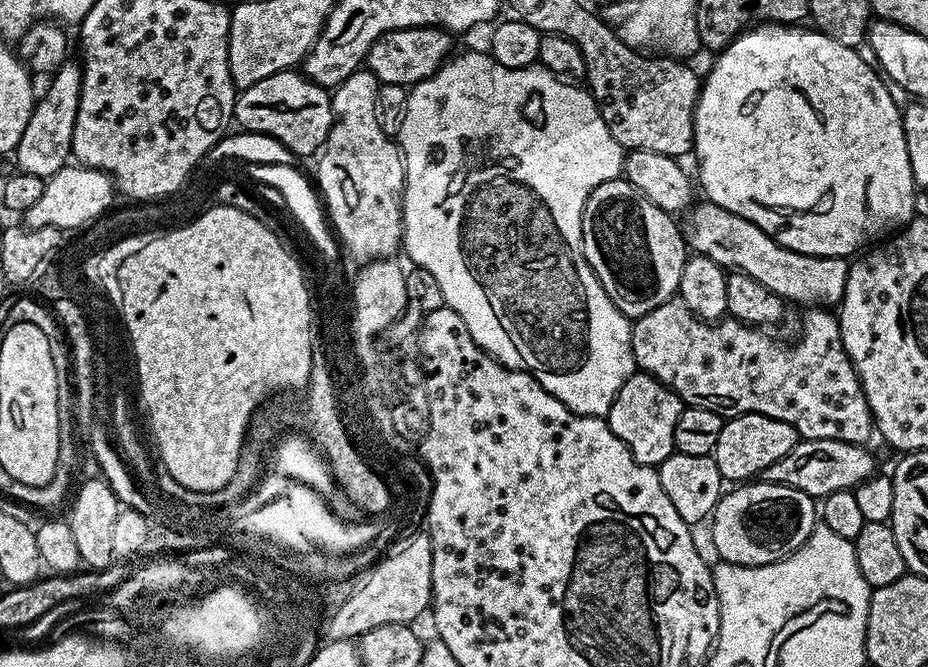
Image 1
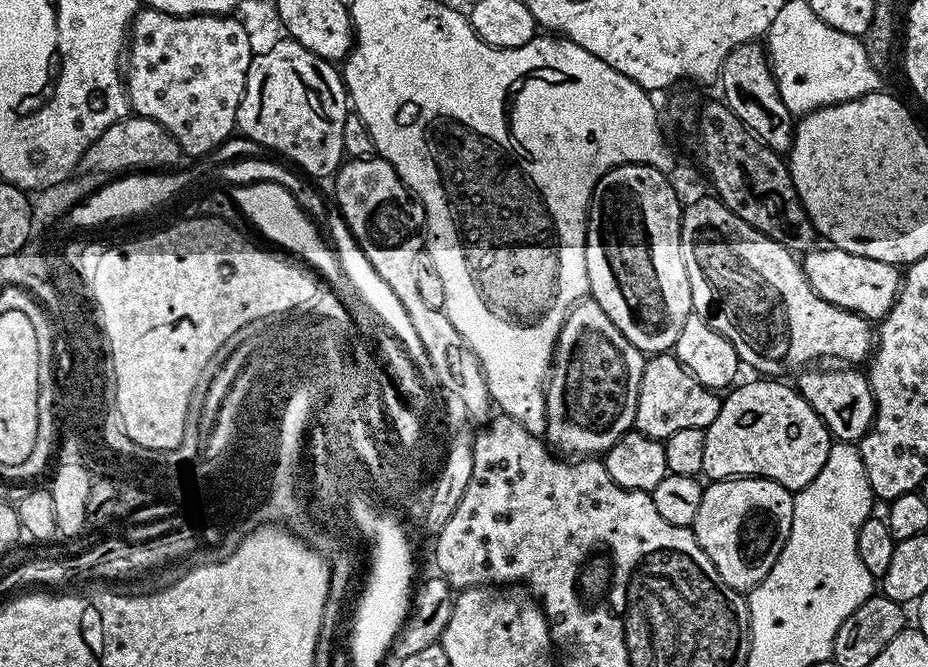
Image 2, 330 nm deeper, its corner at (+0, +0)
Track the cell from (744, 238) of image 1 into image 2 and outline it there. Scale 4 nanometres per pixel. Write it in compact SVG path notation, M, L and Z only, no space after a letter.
M817 246L803 253L802 267L818 298L826 298L826 302L834 306L856 312L869 322L883 320L894 306L902 283L902 272L897 265L878 262L874 258L862 258L831 246Z

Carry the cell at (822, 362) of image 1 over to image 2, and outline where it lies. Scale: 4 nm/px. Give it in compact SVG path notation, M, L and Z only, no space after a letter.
M671 351L657 352L644 361L634 428L651 440L661 442L668 440L670 434L678 434L678 430L703 430L715 418L716 411L720 409L720 401L721 397L713 389L698 383L694 374L684 369L682 362L678 362Z

